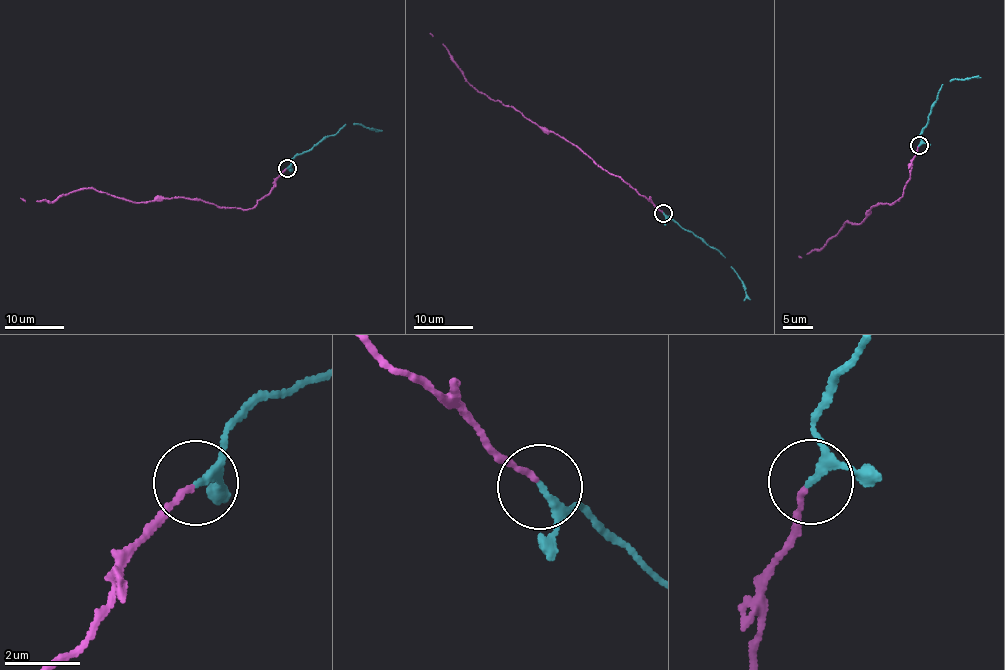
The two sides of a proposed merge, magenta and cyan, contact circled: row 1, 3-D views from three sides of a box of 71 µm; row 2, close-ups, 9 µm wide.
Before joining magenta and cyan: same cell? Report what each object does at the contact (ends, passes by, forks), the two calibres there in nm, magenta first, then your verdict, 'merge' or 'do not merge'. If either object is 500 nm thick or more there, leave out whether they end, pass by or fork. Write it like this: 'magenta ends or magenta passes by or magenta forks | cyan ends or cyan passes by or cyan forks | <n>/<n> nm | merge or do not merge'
magenta ends | cyan passes by | 140/160 nm | merge

